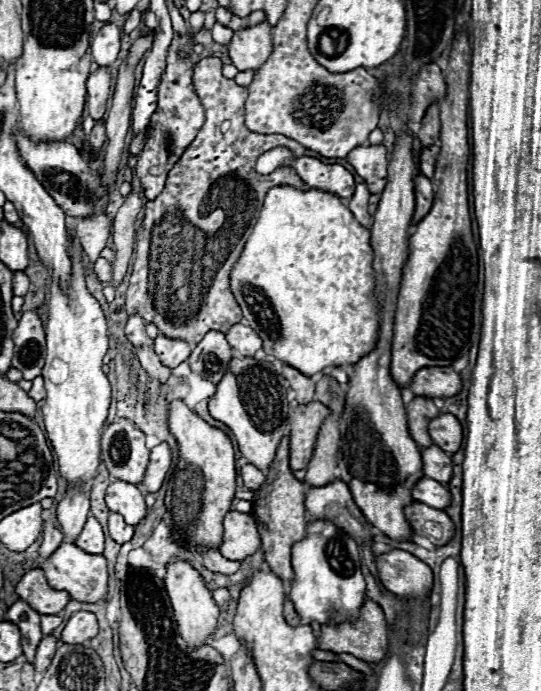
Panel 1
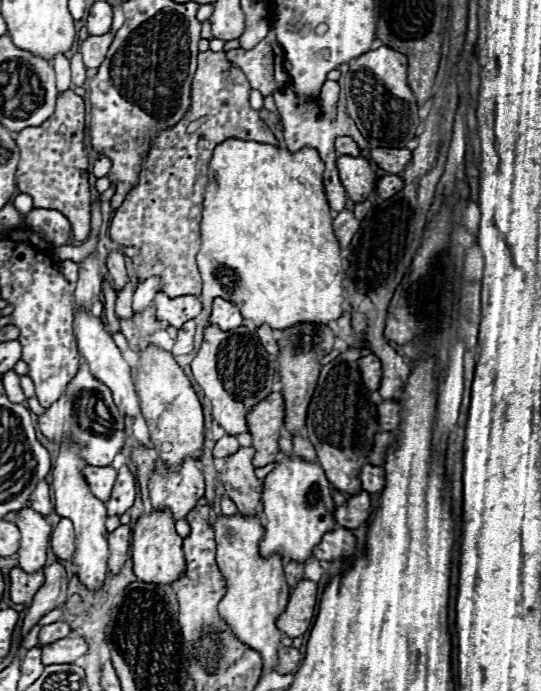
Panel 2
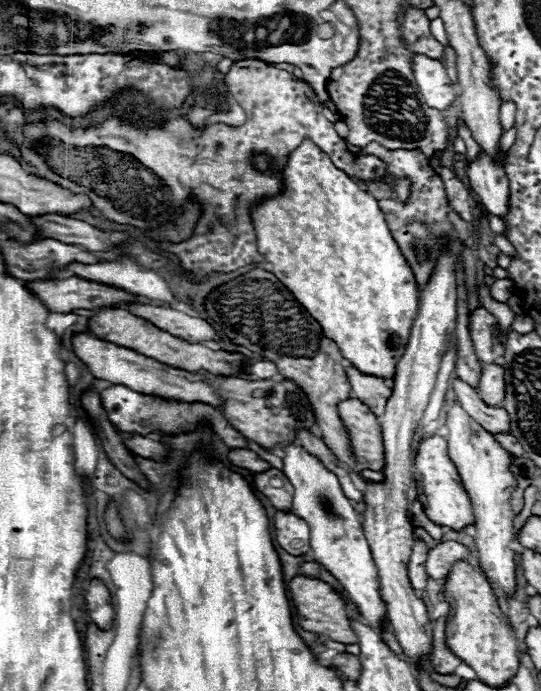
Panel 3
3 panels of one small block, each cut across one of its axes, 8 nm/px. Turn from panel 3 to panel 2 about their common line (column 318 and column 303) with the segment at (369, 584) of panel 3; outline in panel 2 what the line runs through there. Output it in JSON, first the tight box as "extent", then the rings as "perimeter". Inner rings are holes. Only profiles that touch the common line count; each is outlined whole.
{"extent":[260,454,340,564],"perimeter":[[[280,454],[276,460],[276,468],[262,482],[266,534],[260,542],[260,554],[264,558],[276,554],[284,562],[304,564],[308,558],[312,558],[312,550],[322,542],[322,536],[340,528],[334,518],[336,504],[332,500],[330,482],[326,480],[324,470],[318,464],[310,464],[300,458],[290,460]]]}

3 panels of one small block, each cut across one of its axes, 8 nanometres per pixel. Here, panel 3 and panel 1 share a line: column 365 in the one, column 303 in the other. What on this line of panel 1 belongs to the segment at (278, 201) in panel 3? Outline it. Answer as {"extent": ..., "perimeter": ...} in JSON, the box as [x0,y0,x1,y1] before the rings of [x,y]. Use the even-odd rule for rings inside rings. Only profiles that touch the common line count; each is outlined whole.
{"extent":[230,186,380,376],"perimeter":[[[274,186],[268,190],[264,198],[264,206],[260,210],[260,218],[250,234],[250,238],[244,244],[244,250],[236,262],[236,266],[230,272],[230,290],[232,296],[236,298],[238,306],[242,308],[244,320],[248,322],[250,328],[256,330],[256,334],[262,338],[262,348],[266,354],[286,362],[288,366],[300,370],[306,376],[320,374],[326,366],[344,366],[344,364],[356,364],[362,356],[366,356],[378,338],[378,326],[380,326],[380,314],[378,314],[378,304],[374,300],[374,270],[372,270],[372,246],[370,246],[370,232],[368,228],[360,226],[350,210],[340,202],[338,196],[324,192],[320,188],[308,188],[308,190],[298,190],[292,186]]]}

